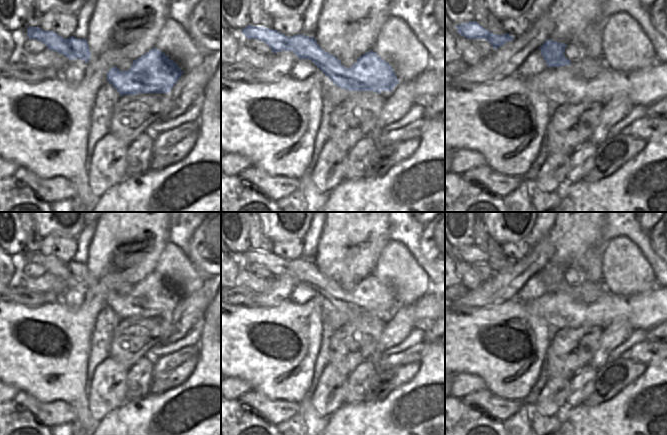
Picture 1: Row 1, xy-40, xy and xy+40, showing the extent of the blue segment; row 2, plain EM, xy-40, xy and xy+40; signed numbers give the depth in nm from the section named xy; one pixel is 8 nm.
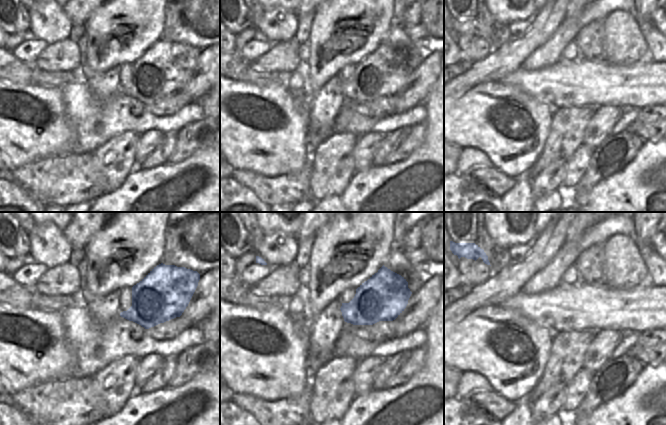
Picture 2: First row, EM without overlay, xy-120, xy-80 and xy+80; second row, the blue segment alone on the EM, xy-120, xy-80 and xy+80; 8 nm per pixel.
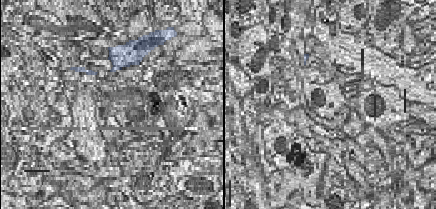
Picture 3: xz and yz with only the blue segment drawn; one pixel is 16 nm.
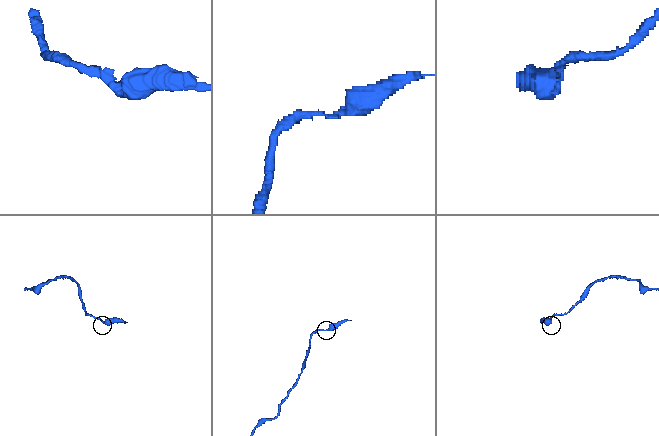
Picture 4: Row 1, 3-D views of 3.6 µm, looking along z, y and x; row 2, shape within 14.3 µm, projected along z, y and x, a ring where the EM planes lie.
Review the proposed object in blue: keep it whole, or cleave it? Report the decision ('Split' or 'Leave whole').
Leave whole.

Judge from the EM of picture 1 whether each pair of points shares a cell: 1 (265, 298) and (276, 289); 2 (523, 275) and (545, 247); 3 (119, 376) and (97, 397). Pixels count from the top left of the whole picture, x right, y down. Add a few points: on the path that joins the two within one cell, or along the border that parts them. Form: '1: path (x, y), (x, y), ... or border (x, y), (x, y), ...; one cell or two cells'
1: path (268, 297), (273, 292); one cell
2: path (527, 268), (541, 254); one cell
3: path (112, 375), (109, 385), (104, 390); one cell

